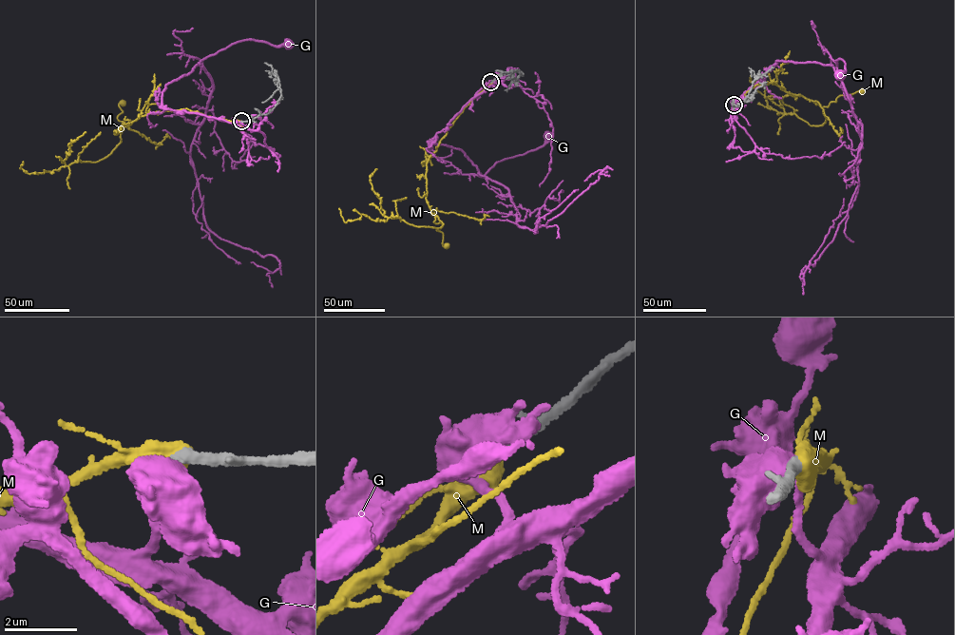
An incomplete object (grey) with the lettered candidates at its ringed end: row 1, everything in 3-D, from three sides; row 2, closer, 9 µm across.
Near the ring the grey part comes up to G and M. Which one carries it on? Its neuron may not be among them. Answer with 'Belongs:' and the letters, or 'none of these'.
Belongs: M

